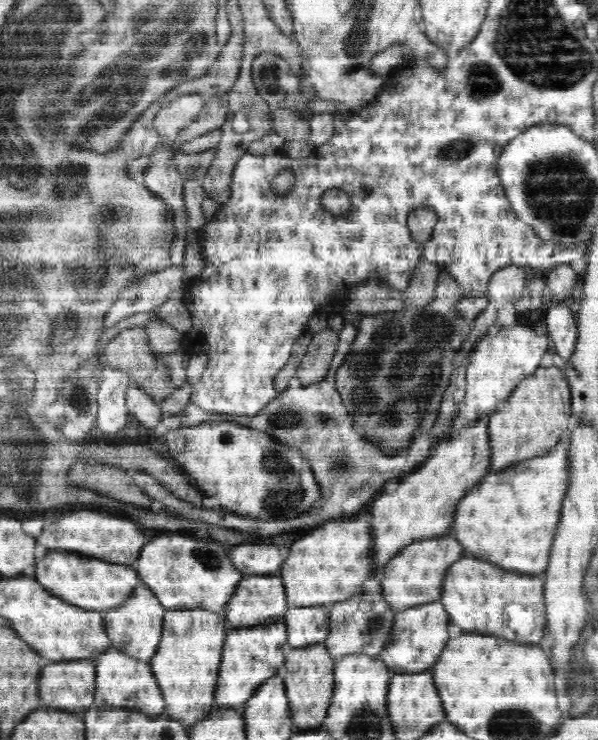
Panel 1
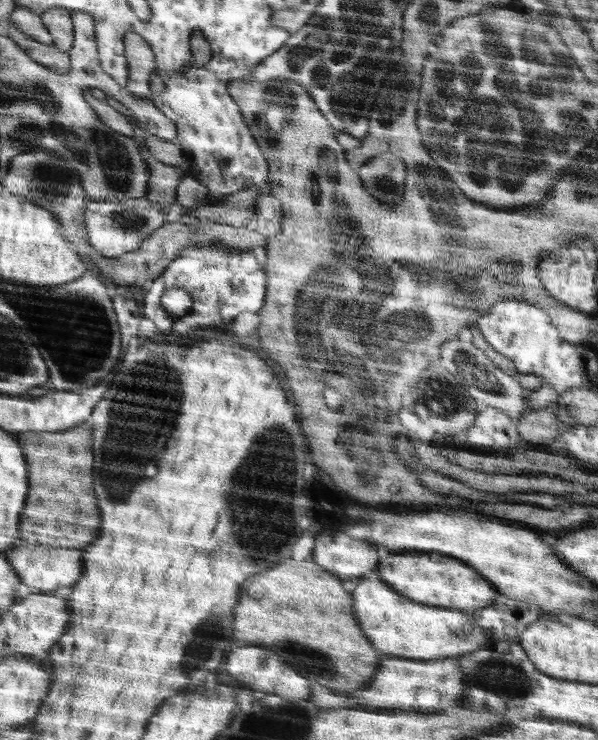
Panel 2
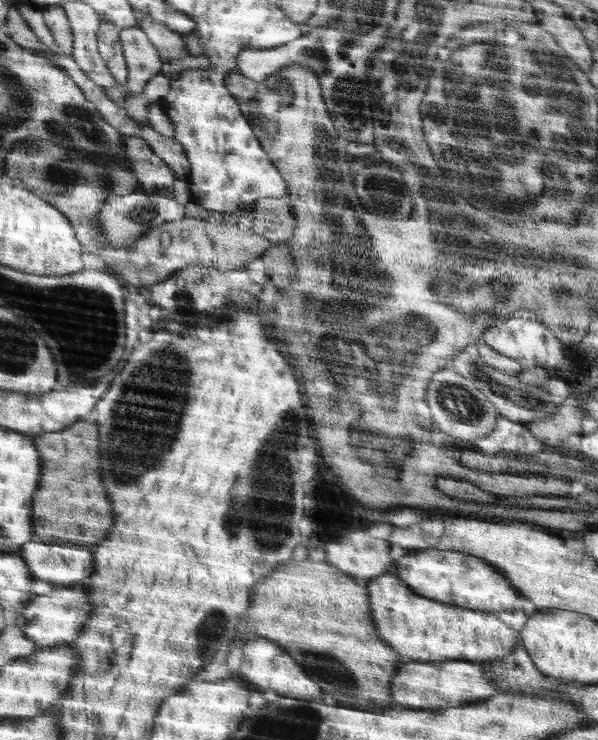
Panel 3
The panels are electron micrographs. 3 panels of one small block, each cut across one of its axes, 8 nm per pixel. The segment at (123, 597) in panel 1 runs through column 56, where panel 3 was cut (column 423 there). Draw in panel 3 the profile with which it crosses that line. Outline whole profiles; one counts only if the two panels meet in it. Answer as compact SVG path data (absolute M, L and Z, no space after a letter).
M436 549L414 555L406 554L394 563L391 572L405 582L414 594L434 599L436 602L498 613L509 610L522 611L524 598L513 588L509 578L497 570L497 566L492 566L471 554Z

